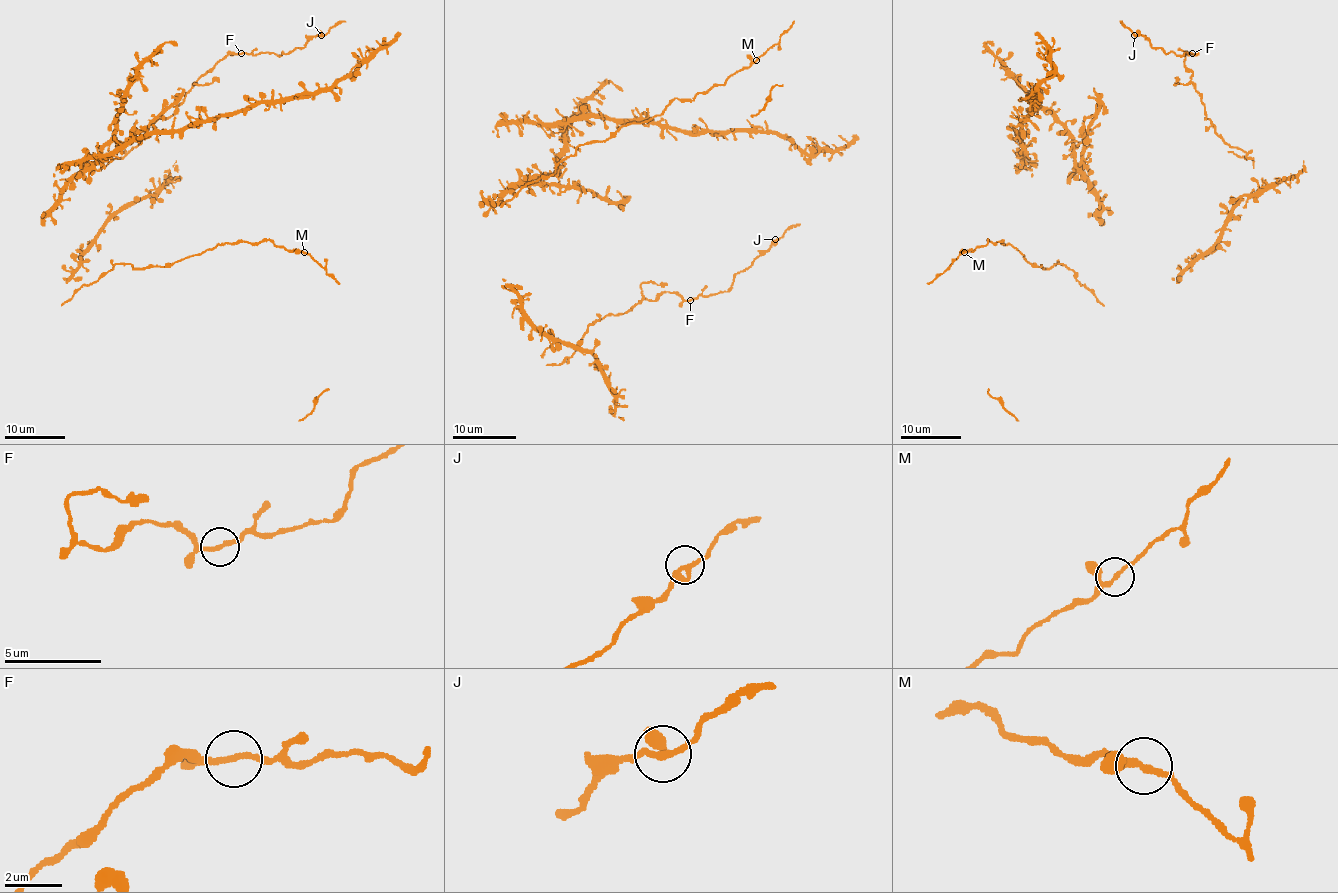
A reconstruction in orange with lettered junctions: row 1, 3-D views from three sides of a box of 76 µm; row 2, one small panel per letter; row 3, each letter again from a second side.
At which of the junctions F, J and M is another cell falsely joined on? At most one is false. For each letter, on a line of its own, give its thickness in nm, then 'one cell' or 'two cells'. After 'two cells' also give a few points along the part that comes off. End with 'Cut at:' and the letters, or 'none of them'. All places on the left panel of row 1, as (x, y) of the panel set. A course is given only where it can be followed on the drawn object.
F: calibre 180 nm; one cell
J: calibre 200 nm; one cell
M: calibre 190 nm; two cells; course (303, 252), (340, 283)
Cut at: M

